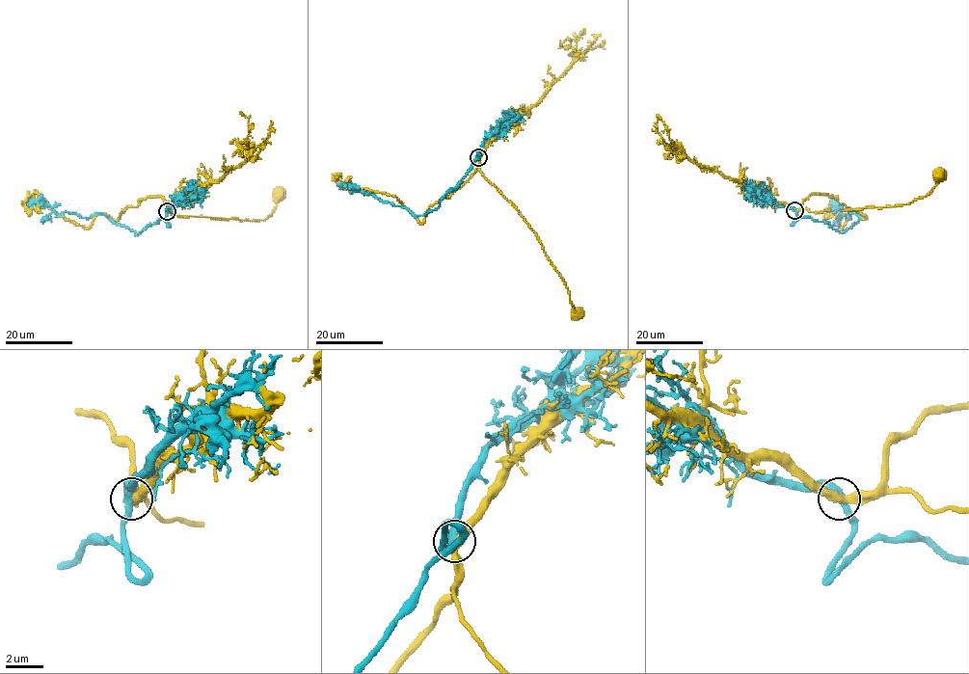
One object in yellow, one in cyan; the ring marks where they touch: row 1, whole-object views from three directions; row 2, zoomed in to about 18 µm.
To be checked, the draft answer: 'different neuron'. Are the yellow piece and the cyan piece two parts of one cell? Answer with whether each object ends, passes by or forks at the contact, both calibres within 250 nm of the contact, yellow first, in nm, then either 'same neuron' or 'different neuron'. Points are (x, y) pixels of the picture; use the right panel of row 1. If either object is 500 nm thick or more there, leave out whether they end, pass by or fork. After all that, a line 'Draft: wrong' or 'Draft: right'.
yellow passes by | cyan passes by | 400/400 nm | different neuron
Draft: right

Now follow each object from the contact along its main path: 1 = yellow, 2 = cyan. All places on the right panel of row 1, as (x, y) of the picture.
1: (794, 210), (808, 209), (812, 212), (907, 204), (926, 196), (940, 175)
2: (794, 210), (798, 218), (825, 221), (841, 232), (858, 221), (859, 217), (854, 213), (848, 218), (834, 209)

